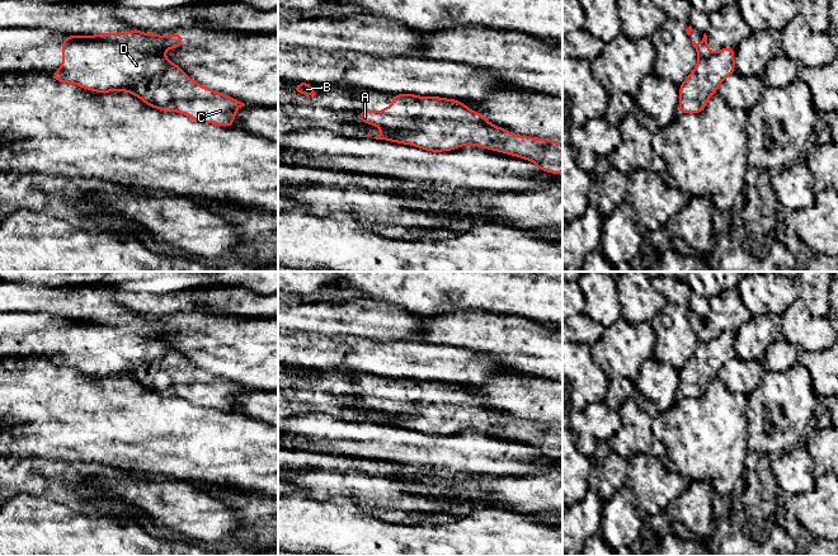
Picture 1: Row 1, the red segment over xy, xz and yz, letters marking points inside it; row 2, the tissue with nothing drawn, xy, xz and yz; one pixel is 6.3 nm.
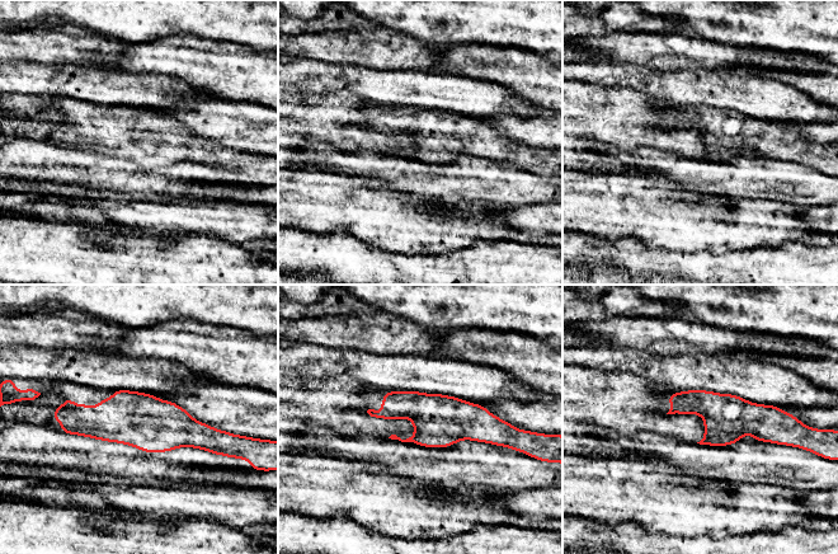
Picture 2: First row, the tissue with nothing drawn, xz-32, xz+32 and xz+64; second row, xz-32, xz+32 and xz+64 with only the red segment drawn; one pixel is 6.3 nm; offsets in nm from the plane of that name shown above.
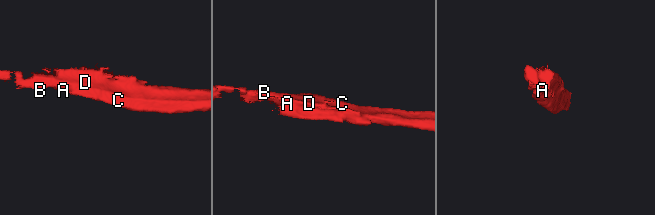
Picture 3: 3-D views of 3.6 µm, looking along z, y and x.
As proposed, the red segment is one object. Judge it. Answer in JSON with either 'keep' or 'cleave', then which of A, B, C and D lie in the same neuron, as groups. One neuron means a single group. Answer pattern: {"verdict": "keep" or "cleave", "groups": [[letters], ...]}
{"verdict": "keep", "groups": [["A", "B", "C", "D"]]}

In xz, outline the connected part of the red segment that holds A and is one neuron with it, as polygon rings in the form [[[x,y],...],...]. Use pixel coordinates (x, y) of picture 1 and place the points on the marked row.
[[[396,94],[391,95],[390,100],[394,102],[391,110],[385,103],[381,113],[371,109],[357,113],[362,122],[382,128],[382,132],[373,137],[376,140],[413,145],[429,152],[453,151],[463,145],[472,145],[529,160],[537,165],[537,170],[562,175],[561,142],[514,135],[488,122],[481,113],[471,110],[457,99]]]

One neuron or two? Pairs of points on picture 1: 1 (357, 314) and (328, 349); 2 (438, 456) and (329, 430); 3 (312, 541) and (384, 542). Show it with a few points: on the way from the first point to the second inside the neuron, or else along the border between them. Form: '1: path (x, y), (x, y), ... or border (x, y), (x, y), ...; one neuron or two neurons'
1: border (310, 330), (328, 334), (353, 334), (368, 339); two neurons
2: path (412, 448), (380, 442), (372, 437), (356, 437); one neuron
3: path (330, 541), (366, 541); one neuron

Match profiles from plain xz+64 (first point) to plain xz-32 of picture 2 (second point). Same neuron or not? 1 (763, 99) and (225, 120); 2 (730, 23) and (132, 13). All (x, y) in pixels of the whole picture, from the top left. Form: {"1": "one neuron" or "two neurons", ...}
{"1": "two neurons", "2": "one neuron"}

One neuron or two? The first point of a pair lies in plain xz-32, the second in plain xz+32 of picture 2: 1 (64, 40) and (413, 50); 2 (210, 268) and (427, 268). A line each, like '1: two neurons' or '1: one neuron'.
1: one neuron
2: one neuron

